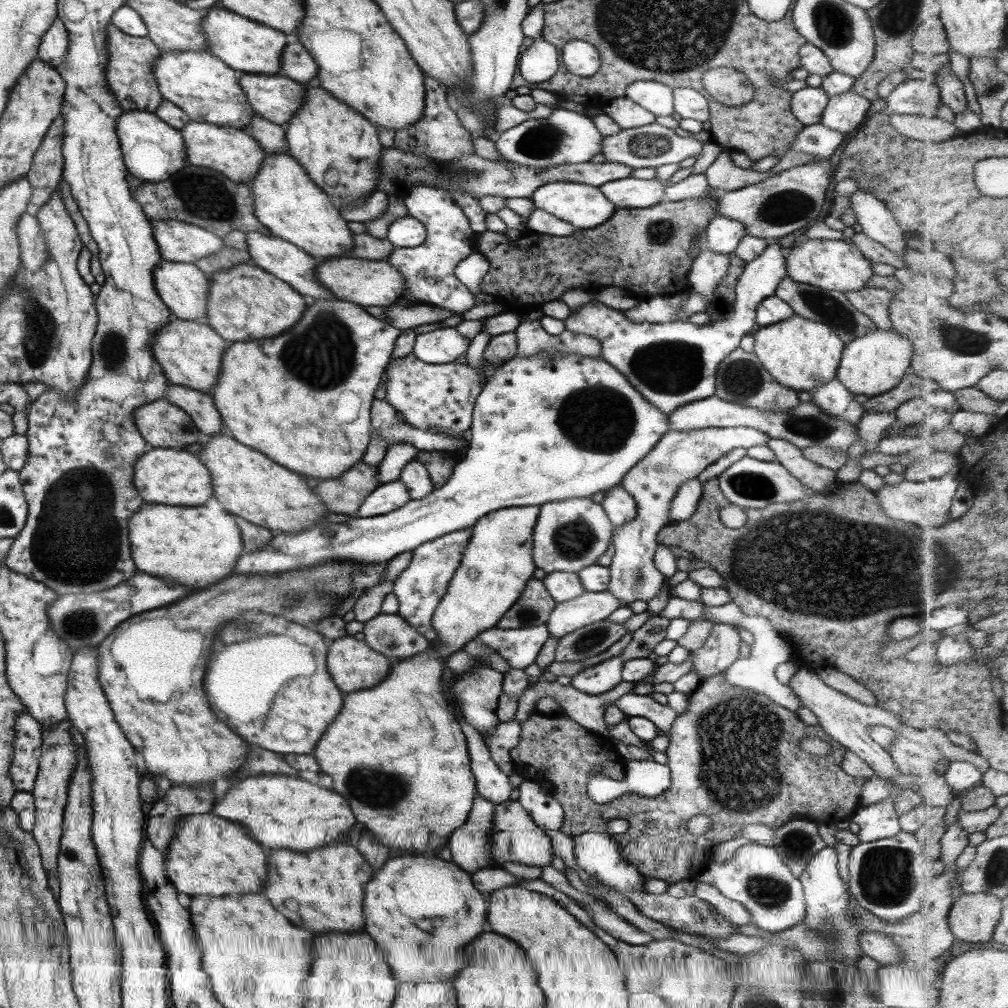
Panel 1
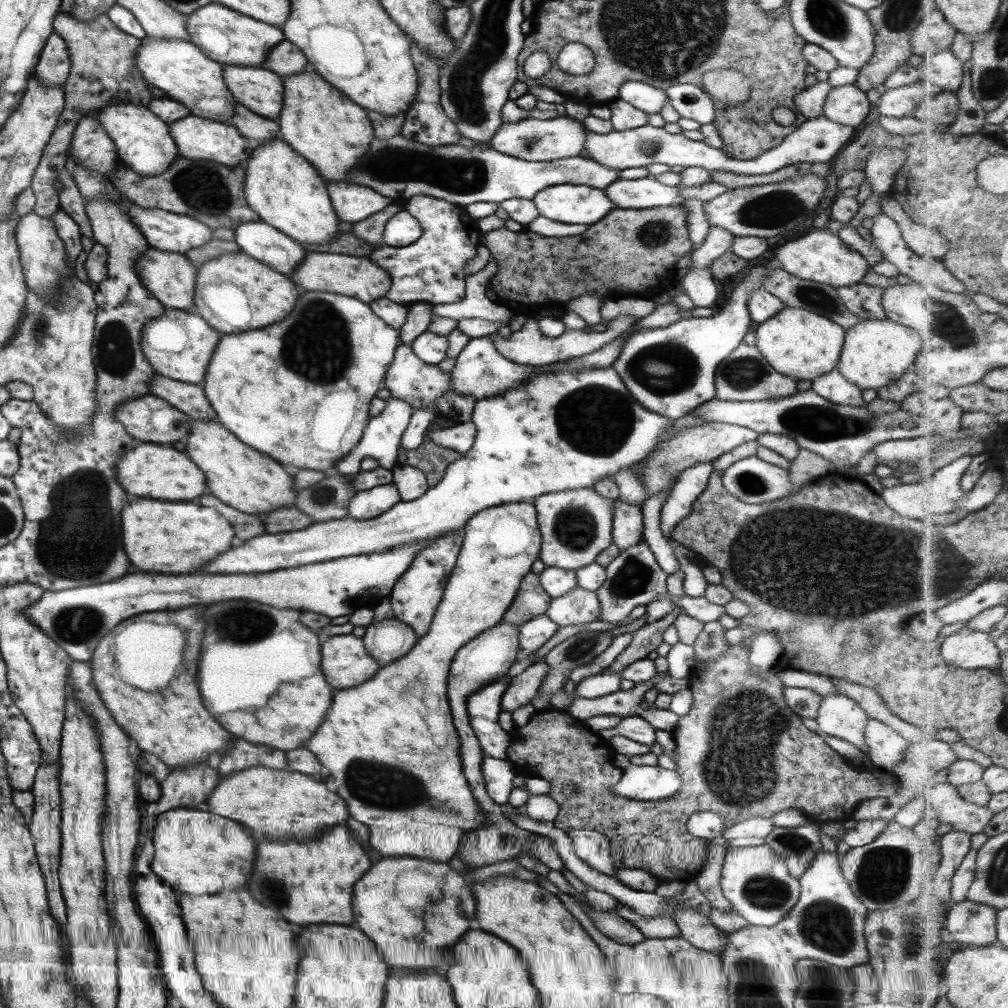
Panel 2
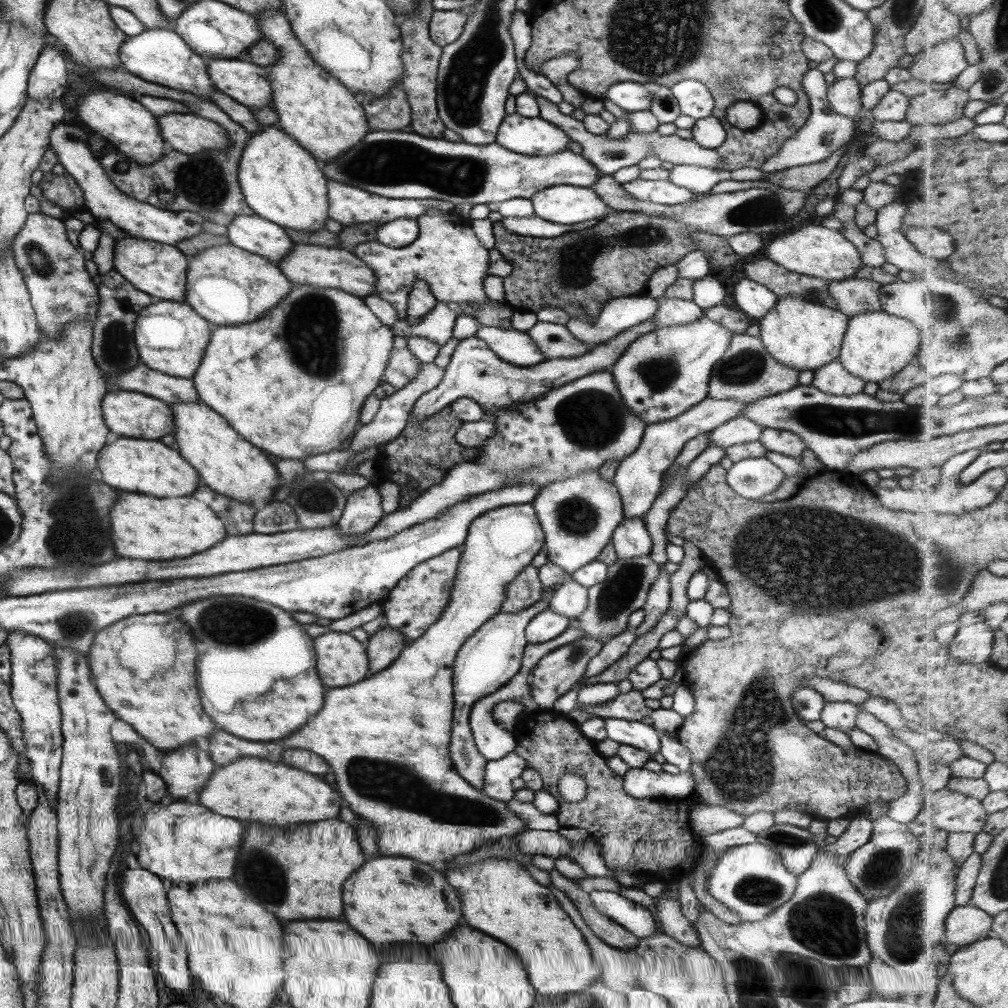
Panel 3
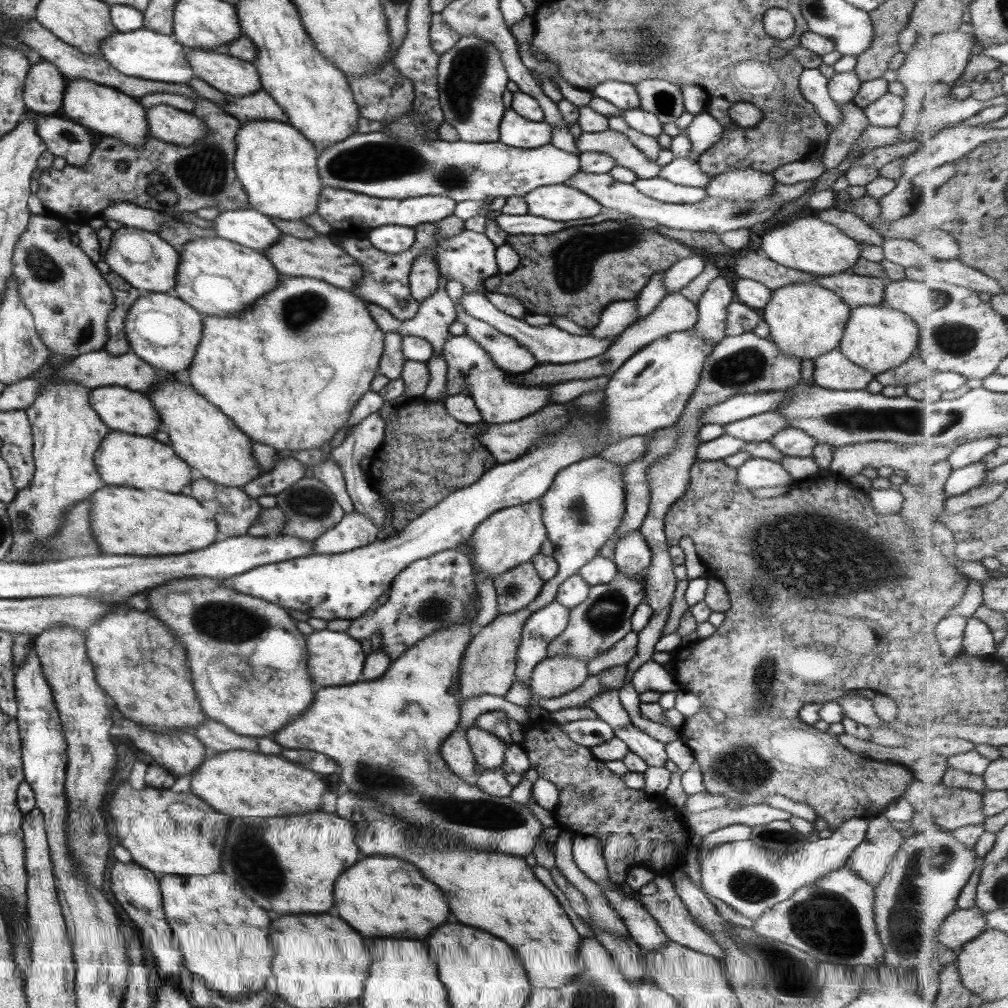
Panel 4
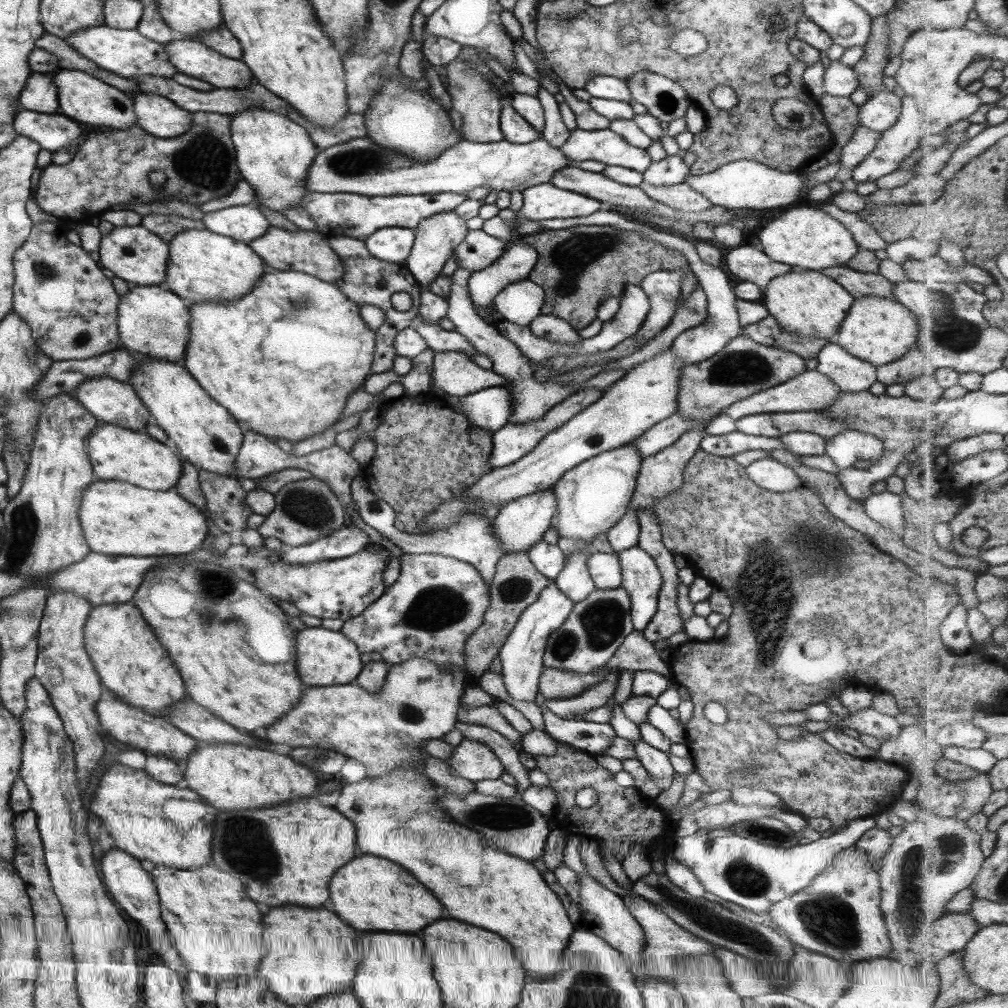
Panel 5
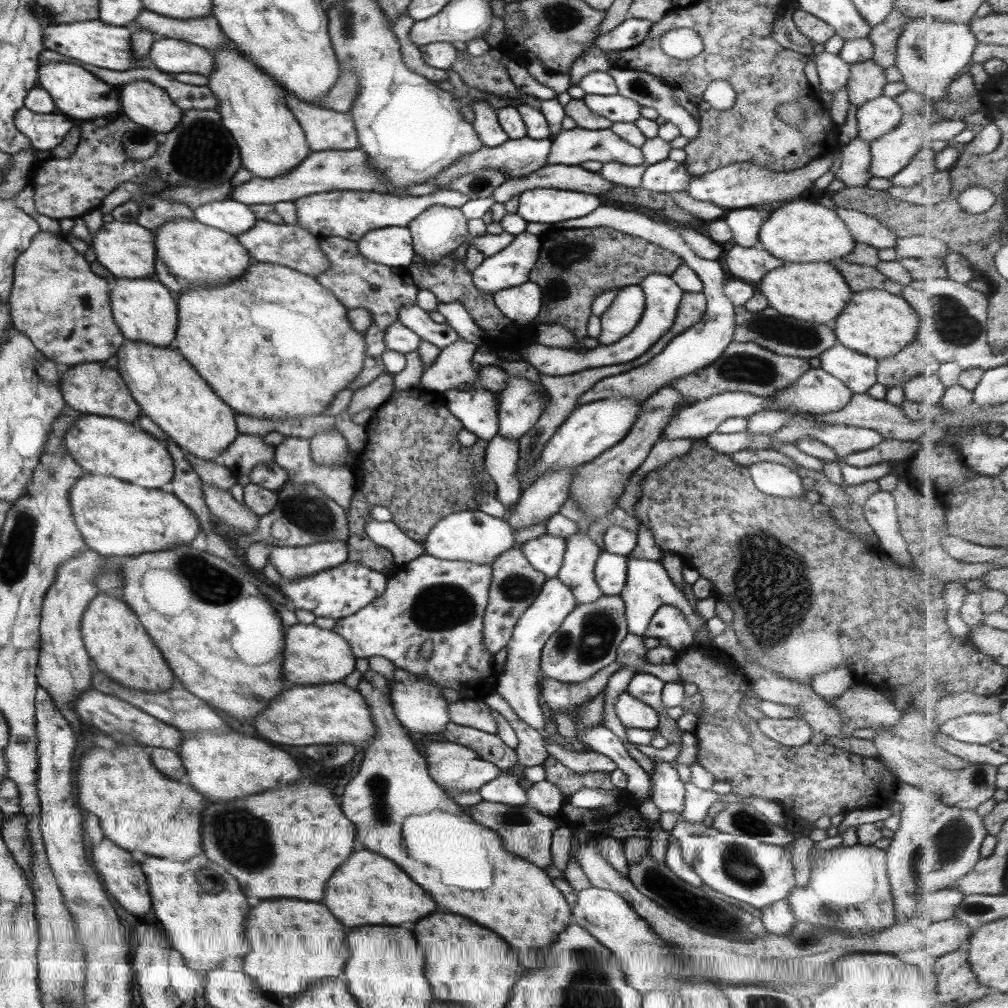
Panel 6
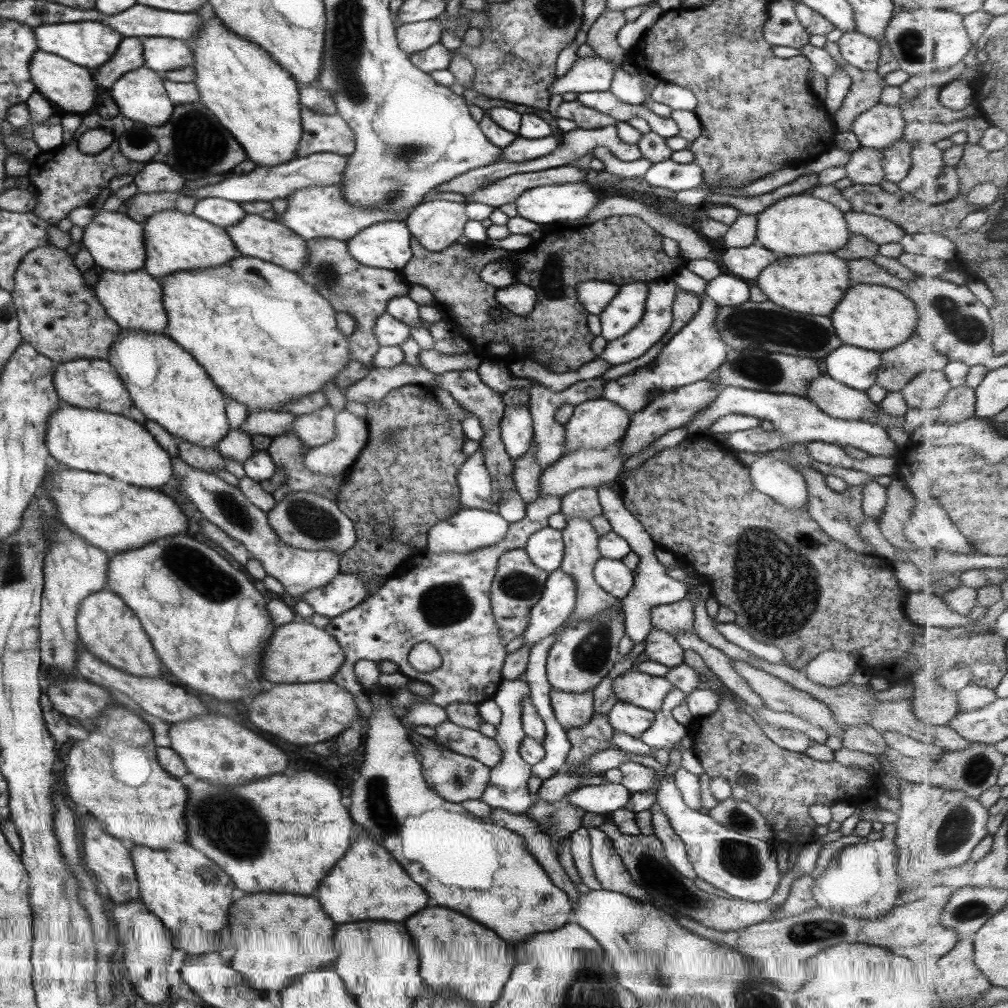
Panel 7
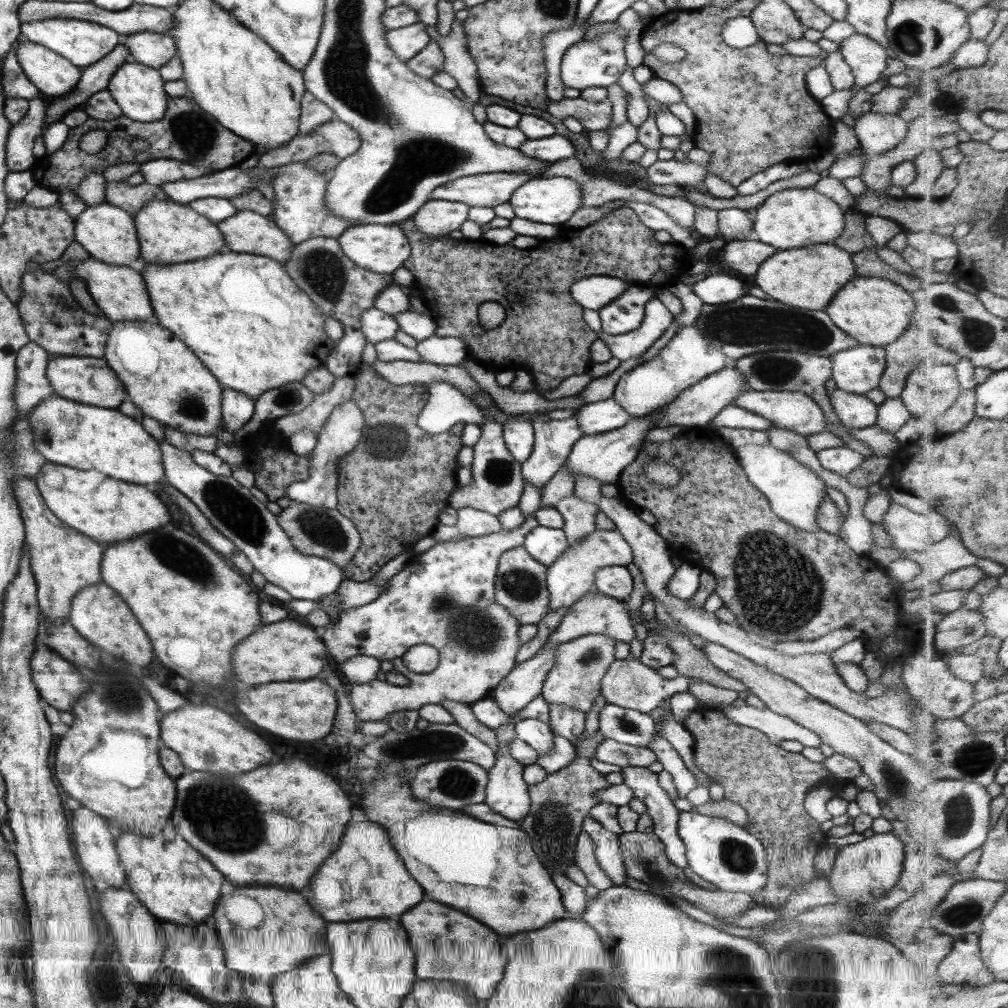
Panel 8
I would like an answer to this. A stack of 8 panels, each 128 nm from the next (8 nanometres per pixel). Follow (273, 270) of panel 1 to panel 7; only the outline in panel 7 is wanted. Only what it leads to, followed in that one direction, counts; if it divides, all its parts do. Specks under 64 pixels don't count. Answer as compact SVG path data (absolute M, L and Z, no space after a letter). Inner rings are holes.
M221 198L197 199L192 215L218 227L228 227L244 218L245 212L233 203Z

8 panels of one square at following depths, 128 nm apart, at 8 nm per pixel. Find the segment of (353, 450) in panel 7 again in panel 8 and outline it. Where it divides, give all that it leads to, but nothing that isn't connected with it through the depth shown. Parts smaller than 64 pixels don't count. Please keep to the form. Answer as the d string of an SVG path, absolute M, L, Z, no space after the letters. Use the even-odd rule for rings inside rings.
M351 399L335 406L328 419L325 420L325 425L316 434L317 442L313 450L307 455L309 457L307 479L289 484L285 488L285 496L295 503L301 502L301 504L315 507L335 509L337 506L337 465L339 465L337 461L357 446L363 423L362 413Z

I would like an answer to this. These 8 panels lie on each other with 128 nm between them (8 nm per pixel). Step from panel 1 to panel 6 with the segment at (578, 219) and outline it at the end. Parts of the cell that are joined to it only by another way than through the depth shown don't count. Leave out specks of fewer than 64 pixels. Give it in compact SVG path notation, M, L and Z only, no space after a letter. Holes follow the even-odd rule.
M539 189L518 194L517 215L527 223L548 224L583 218L599 206L602 199L577 191Z

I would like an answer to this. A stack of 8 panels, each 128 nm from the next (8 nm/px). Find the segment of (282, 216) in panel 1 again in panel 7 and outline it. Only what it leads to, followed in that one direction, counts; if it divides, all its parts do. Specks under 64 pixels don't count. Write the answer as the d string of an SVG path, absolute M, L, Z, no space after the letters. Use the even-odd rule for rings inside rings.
M215 15L203 18L195 37L186 43L193 52L192 83L197 86L200 103L229 131L245 152L246 160L253 162L256 167L276 166L293 160L302 126L299 116L299 87L289 72L281 69L259 45L229 31Z

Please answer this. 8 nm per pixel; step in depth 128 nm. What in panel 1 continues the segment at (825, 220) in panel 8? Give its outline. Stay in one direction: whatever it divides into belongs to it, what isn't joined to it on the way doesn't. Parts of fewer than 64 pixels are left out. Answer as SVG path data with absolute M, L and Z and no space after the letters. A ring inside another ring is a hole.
M807 239L805 243L790 248L785 258L786 277L797 283L844 294L866 287L873 276L870 263L855 245L843 240Z

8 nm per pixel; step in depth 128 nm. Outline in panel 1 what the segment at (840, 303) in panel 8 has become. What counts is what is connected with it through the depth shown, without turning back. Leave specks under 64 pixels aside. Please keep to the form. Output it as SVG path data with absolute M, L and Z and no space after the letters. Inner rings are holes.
M875 329L844 345L835 378L850 393L864 394L867 398L883 394L899 384L901 377L909 371L913 345L909 339L895 333L893 329Z

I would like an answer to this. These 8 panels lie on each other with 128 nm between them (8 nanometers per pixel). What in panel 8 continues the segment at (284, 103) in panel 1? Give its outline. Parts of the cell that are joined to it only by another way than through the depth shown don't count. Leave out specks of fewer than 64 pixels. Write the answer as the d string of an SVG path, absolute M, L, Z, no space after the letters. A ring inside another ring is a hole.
M137 32L122 36L120 44L129 50L131 60L152 69L158 69L177 54L173 38L165 33Z

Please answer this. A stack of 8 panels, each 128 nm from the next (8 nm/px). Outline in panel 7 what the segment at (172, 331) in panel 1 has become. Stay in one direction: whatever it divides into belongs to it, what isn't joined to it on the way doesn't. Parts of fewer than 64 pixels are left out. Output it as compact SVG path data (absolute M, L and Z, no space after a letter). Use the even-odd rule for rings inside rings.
M102 271L94 286L97 302L120 329L164 334L167 316L161 307L161 286L153 277L142 271L123 273Z

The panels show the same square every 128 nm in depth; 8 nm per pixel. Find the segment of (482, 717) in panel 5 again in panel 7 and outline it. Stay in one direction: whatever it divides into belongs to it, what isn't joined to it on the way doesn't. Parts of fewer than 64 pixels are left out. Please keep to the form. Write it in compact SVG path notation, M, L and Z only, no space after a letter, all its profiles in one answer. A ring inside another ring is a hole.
M451 702L444 706L444 710L447 721L461 728L475 730L487 738L495 736L496 728L488 722L485 722L485 720L481 720L476 704L469 702Z

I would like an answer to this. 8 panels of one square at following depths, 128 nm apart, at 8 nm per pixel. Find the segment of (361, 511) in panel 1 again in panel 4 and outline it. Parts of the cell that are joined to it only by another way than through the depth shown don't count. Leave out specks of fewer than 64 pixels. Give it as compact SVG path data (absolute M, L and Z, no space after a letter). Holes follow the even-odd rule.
M359 512L344 514L334 527L329 527L313 540L313 554L339 554L365 546L376 540L377 526Z

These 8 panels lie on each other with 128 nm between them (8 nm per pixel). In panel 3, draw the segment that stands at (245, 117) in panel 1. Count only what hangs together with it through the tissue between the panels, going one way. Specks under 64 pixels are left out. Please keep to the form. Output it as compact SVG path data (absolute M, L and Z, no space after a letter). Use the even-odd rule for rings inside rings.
M144 28L143 32L121 41L117 56L124 71L145 82L181 90L213 102L213 91L217 91L217 88L213 88L211 78L207 74L207 60L197 56L172 29Z

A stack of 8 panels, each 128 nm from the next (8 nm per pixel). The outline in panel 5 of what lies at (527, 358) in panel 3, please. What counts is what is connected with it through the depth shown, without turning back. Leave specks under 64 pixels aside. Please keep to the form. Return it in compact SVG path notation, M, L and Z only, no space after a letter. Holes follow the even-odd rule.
M457 269L450 276L452 279L452 286L447 294L447 313L445 318L451 321L455 326L455 332L465 337L465 340L473 346L477 355L485 355L491 361L490 369L495 373L501 375L503 380L507 383L501 386L509 392L510 396L510 416L508 417L509 424L525 424L541 418L549 408L553 408L557 403L560 403L569 395L573 395L579 389L589 387L599 387L601 391L609 388L613 382L621 378L625 374L625 370L621 368L613 368L613 370L605 370L587 378L581 386L567 386L561 382L537 382L533 379L533 370L529 366L529 360L519 352L519 348L515 346L507 337L504 337L501 331L498 330L491 322L481 320L474 312L471 299L468 294L467 282L471 273L467 269Z

